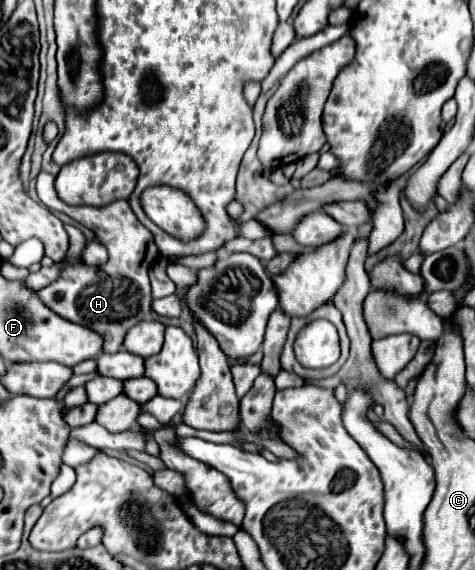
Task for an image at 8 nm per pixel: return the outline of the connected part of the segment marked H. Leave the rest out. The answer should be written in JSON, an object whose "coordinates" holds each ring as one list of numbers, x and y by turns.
{"coordinates":[[40,171,36,179,36,191,46,207,68,213,74,221,92,229,96,233,96,239,102,241,102,245,106,247,109,256,108,261,100,267,90,267,82,263,74,265,74,269,66,269,66,273,62,273,58,281,36,291,38,299,56,315,98,331,104,337,104,353,120,351,126,331,136,323,148,319,152,313,148,269,160,255,154,245,152,233,138,221,128,201,114,201,102,207,69,206,62,203,52,185,52,175,46,171]]}

